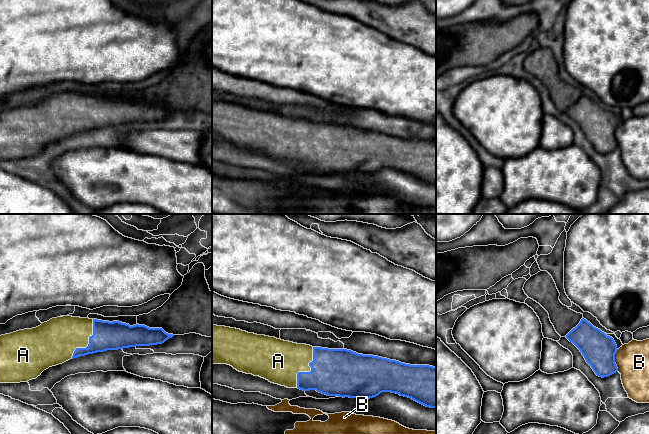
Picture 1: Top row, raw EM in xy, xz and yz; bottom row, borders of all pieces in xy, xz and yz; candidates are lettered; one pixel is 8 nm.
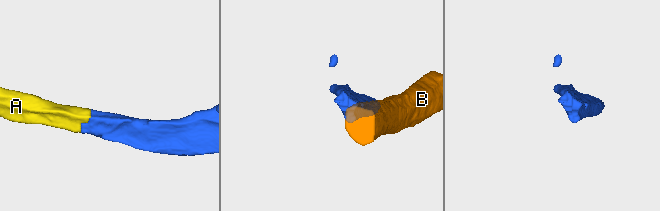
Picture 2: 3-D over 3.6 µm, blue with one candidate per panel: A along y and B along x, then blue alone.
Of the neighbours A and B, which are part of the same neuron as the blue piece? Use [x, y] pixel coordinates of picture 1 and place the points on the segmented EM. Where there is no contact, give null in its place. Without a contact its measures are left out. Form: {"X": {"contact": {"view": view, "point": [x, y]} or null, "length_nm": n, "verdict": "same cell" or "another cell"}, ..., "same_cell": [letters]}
{"A": {"contact": {"view": "xz", "point": [308, 372]}, "length_nm": 360, "verdict": "same cell"}, "B": {"contact": {"view": "yz", "point": [614, 360]}, "length_nm": 180, "verdict": "another cell"}, "same_cell": ["A"]}

